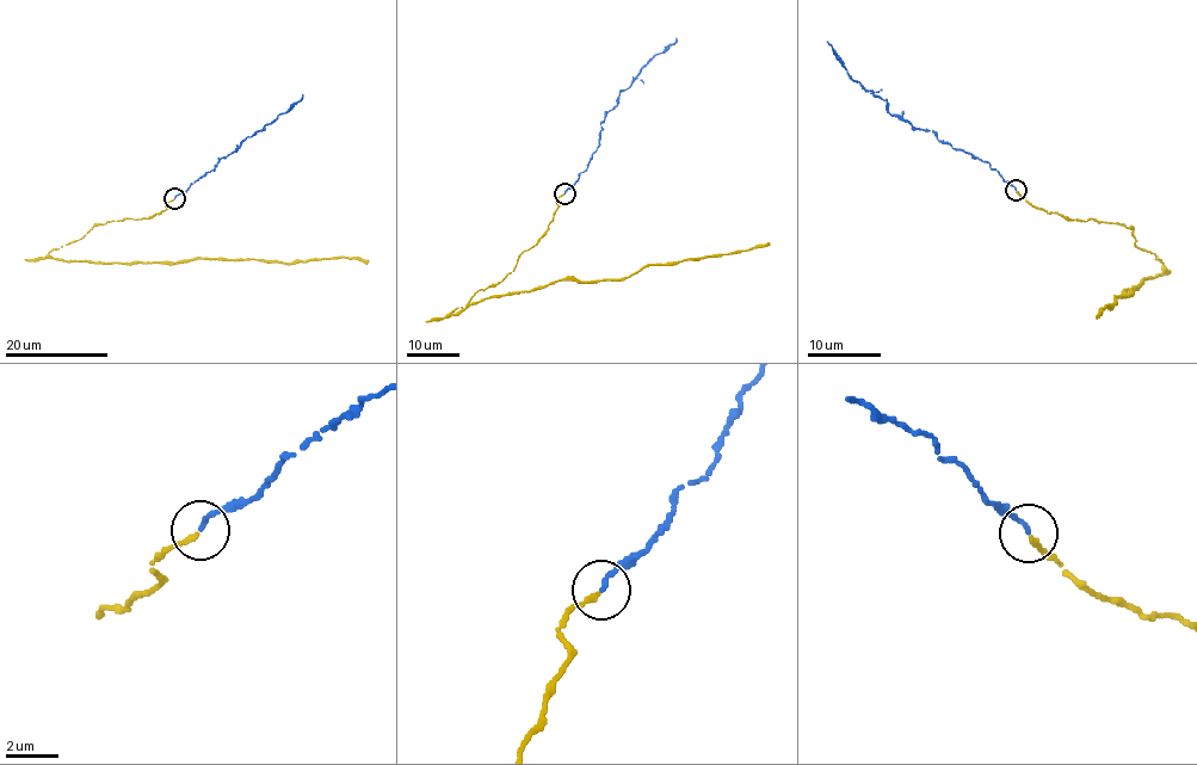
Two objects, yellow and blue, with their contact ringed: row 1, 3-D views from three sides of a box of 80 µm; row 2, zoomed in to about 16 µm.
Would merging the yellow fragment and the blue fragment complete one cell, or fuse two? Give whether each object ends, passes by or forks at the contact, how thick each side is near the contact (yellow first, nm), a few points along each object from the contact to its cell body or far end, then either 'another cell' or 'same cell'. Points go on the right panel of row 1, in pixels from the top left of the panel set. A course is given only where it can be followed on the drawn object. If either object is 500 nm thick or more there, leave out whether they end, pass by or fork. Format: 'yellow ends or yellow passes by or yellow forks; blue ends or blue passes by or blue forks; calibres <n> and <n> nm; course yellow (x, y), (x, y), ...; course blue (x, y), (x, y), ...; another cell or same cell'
yellow ends; blue ends; calibres 240 and 180 nm; course yellow (1016, 191), (1065, 217), (1130, 227), (1134, 245), (1159, 259), (1161, 275), (1096, 316); course blue (1016, 189), (987, 161), (942, 142), (932, 130), (915, 129), (894, 117), (887, 100), (847, 73), (826, 41); same cell

